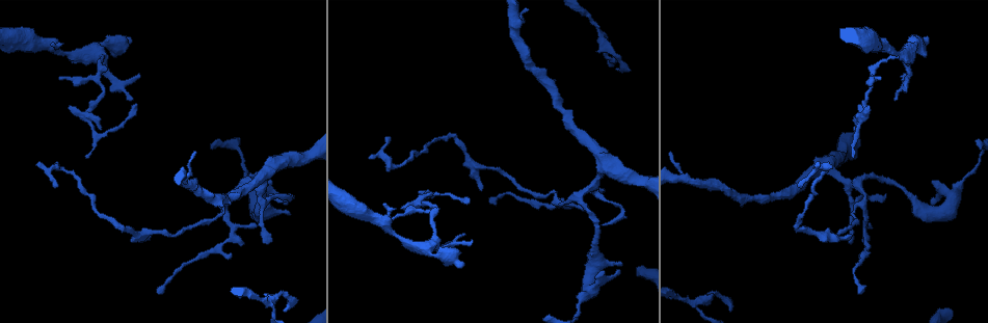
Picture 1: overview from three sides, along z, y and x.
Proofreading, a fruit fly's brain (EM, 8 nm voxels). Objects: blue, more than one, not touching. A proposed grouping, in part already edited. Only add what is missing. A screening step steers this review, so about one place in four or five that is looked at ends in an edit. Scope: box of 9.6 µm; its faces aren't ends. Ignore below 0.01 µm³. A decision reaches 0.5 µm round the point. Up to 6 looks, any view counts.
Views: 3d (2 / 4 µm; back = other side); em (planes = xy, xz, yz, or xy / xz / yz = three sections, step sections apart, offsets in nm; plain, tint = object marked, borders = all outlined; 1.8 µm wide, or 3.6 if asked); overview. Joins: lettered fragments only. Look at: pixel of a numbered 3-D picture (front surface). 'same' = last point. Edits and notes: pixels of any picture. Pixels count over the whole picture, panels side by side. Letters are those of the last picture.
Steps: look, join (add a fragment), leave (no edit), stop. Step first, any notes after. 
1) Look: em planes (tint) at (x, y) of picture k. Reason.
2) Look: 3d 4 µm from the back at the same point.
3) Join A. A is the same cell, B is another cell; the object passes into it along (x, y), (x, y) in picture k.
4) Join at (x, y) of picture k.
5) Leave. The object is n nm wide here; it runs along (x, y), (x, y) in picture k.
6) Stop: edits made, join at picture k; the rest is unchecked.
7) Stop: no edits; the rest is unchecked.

Look: em yz step 16 (tint) at (271, 183) of picture 1.

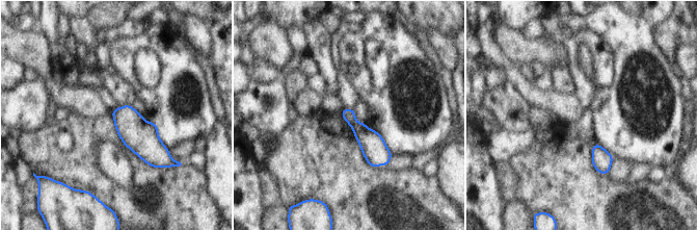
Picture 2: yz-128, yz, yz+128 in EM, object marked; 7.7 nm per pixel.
Look: em planes (borders) at the same point. Another direction.

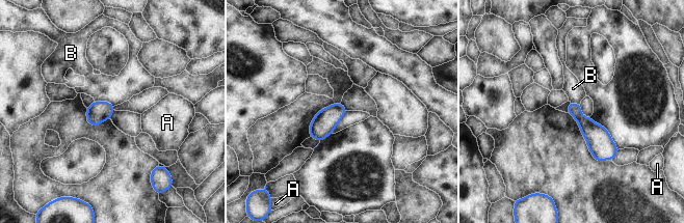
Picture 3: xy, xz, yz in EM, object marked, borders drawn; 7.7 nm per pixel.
Leave. A and B are other cells; it runs along (571, 105), (610, 157) in picture 3; none of them fits.

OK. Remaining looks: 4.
Look: 3d 2 µm at (850, 243) of picture 1. Free end.

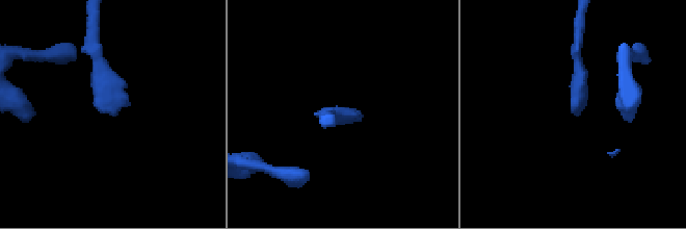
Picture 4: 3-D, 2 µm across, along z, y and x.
Look: em planes (borders) at (115, 113) of picture 4. Need the tissue.

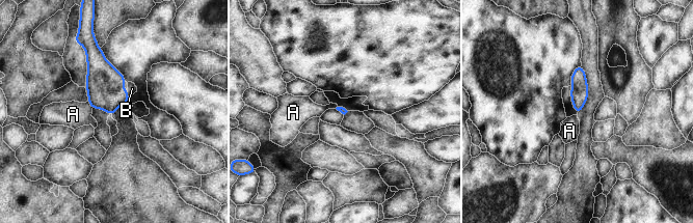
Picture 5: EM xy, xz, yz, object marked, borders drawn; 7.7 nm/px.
Join B. B is the same cell, A is another cell; the neuron continues.

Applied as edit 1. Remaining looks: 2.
Look: 3d 4 µm at (403, 209) of picture 1. Thin end.

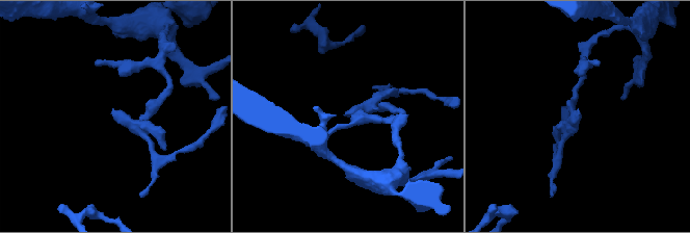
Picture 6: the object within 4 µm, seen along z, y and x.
Look: em planes (borders) at (111, 111) of picture 6.

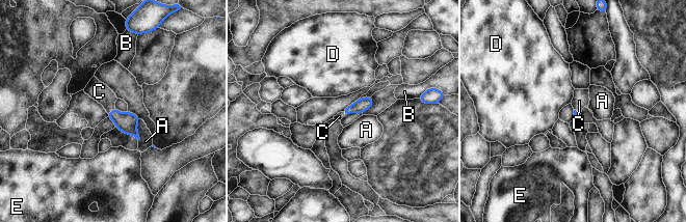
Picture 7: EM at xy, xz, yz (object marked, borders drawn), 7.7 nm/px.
Join C. C is the same cell, A, B, D and E are other cells; the object passes into it along (127, 122), (110, 111), (99, 91) in picture 7; the neuron continues.

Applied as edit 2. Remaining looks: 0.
Stop: edits made, join at picture 5, join at picture 7; the rest is unchecked.

